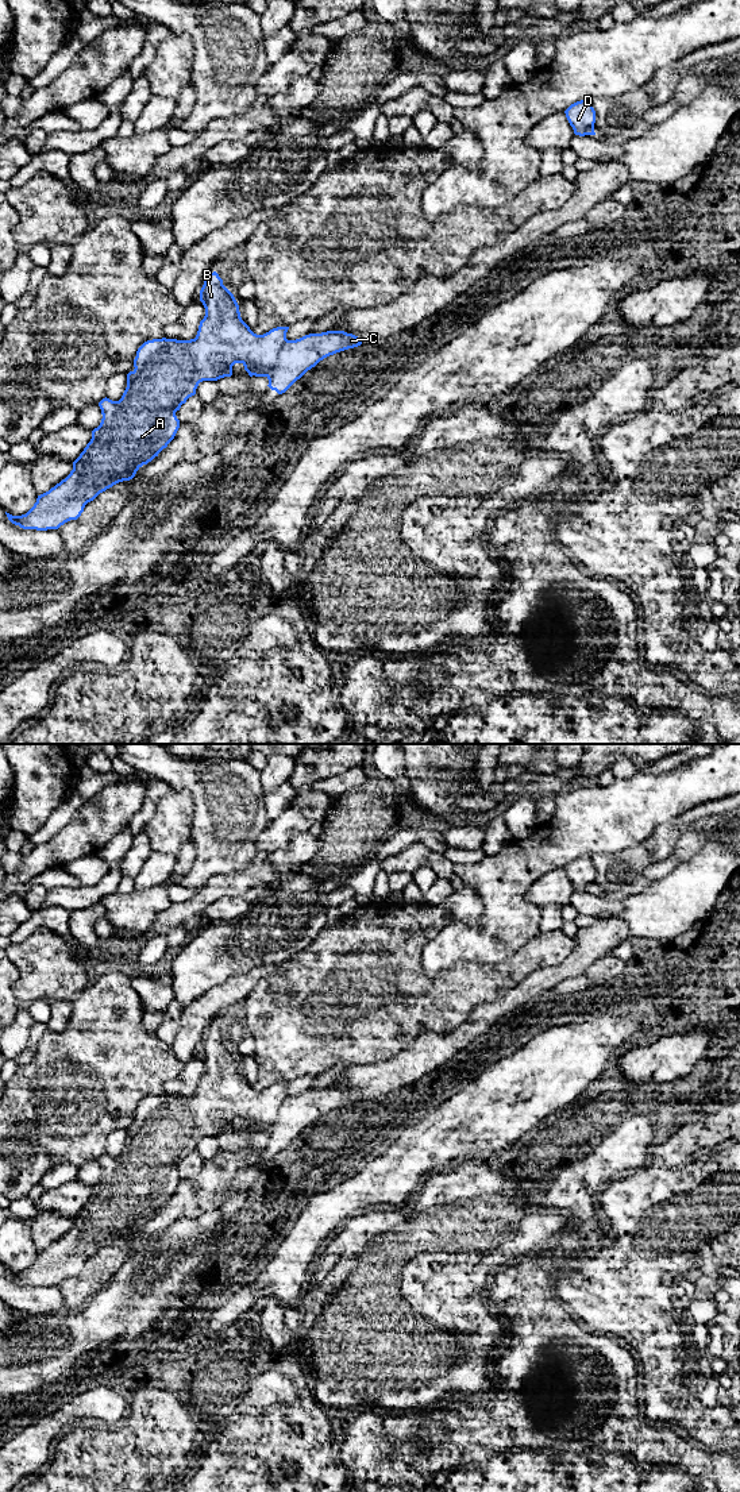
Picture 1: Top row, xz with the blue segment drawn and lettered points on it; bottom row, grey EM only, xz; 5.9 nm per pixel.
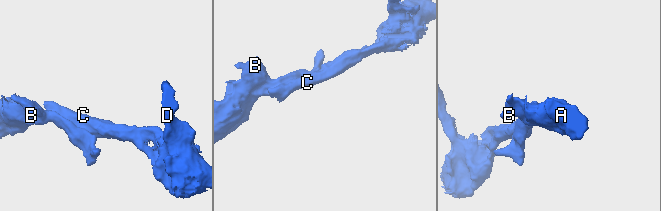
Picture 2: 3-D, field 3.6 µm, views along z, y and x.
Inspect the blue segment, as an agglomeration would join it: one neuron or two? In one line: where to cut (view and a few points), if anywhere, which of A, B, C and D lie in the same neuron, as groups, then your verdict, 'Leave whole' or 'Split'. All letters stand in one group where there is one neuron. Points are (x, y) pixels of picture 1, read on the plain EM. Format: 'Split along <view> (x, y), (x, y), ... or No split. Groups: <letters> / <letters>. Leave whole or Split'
Split along xz (289, 1097), (272, 1121), (253, 1130). Groups: A B / C D. Split

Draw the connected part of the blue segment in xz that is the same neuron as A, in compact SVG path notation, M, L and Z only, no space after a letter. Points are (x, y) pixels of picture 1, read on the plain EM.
M216 1028L208 1029L200 1046L205 1072L200 1077L194 1095L153 1095L136 1107L134 1126L127 1130L127 1144L119 1157L103 1154L99 1158L101 1179L92 1187L92 1195L73 1218L70 1230L38 1252L34 1262L22 1272L5 1268L8 1276L23 1285L58 1285L70 1276L77 1276L88 1258L113 1241L130 1237L136 1227L151 1218L174 1195L180 1176L176 1168L196 1150L203 1137L217 1137L232 1131L232 1122L242 1119L250 1133L257 1126L270 1123L280 1106L289 1098L289 1083L277 1083L263 1091L254 1090L242 1076L234 1050L223 1041Z

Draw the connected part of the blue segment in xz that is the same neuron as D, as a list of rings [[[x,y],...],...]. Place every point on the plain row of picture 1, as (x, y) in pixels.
[[[581,856],[571,860],[564,870],[575,891],[596,891],[596,867],[590,856]]]

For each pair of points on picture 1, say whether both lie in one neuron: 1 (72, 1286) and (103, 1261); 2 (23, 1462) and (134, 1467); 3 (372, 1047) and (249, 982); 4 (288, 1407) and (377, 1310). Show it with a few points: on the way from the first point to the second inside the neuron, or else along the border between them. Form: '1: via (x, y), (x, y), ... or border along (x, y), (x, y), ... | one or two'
1: via (80, 1284), (95, 1269) | one
2: border along (54, 1449), (51, 1469), (37, 1477) | two
3: border along (272, 966), (273, 971), (255, 984), (245, 1001) | two
4: border along (311, 1384), (315, 1398), (326, 1408) | two

